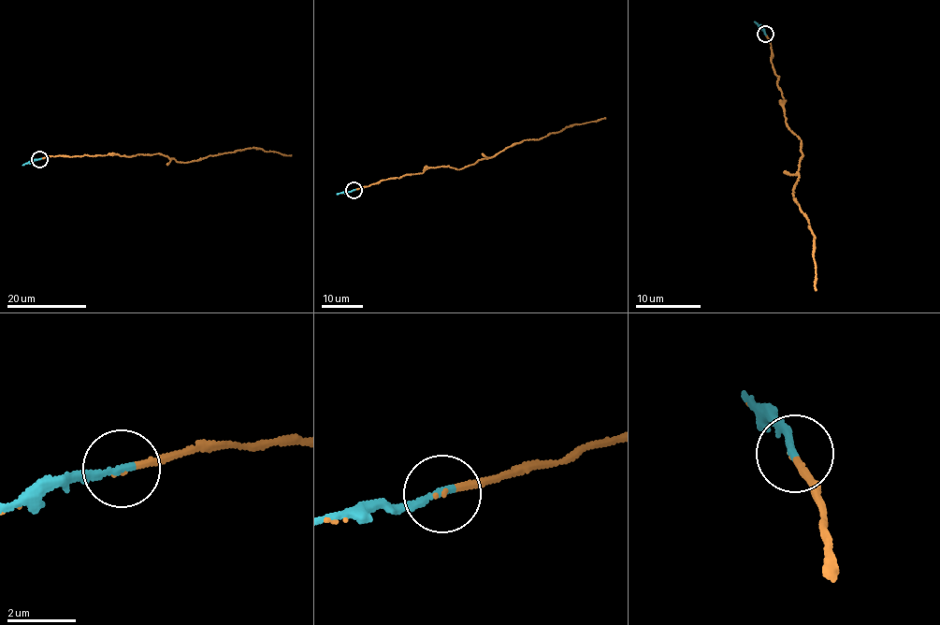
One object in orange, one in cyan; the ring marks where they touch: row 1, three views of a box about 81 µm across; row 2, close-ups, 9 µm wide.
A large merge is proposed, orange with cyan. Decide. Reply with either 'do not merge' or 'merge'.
merge

